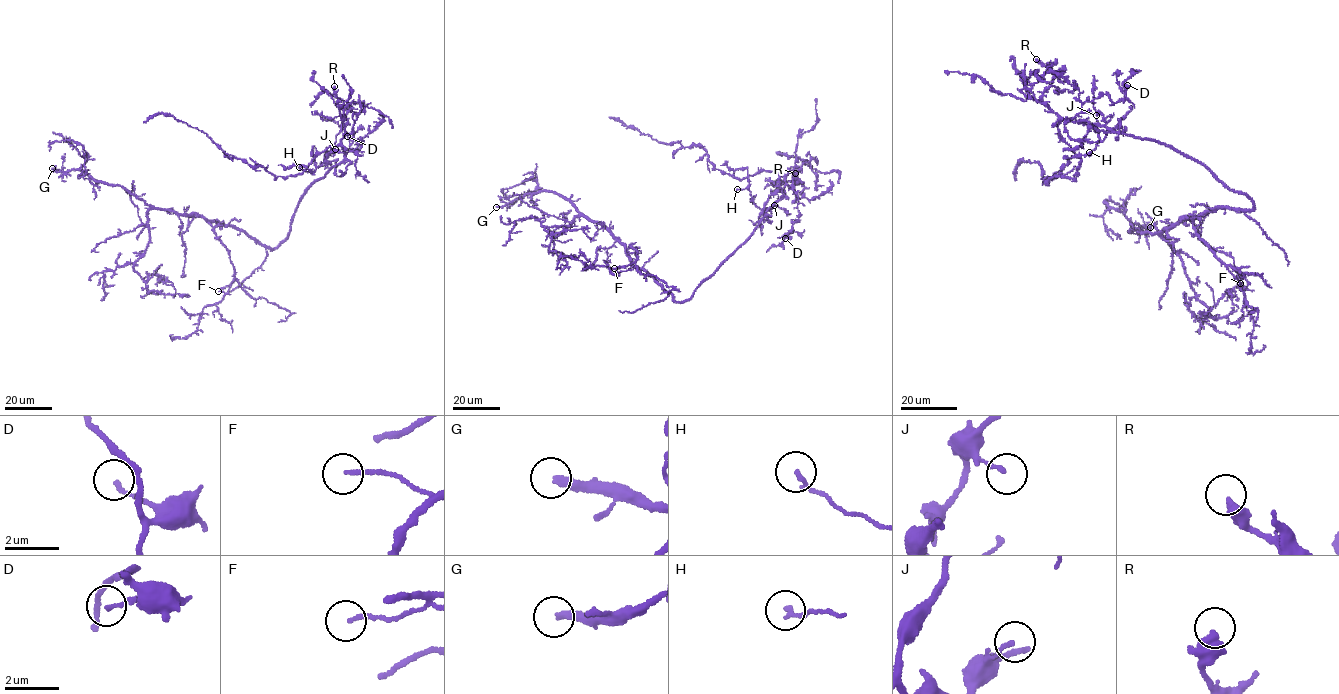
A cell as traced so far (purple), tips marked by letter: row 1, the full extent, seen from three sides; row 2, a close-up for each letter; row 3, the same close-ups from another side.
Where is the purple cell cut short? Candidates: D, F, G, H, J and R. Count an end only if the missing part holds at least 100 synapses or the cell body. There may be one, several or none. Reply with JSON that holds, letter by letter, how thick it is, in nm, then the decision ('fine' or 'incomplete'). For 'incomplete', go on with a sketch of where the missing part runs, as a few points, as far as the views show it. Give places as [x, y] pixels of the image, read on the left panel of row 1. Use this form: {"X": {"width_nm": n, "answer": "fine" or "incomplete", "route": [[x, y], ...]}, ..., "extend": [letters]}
{"D": {"width_nm": 130, "answer": "fine"}, "F": {"width_nm": 130, "answer": "fine"}, "G": {"width_nm": 280, "answer": "incomplete", "route": [[52, 168], [47, 169], [36, 160], [37, 141], [68, 129], [74, 121], [93, 122], [106, 132], [115, 132]]}, "H": {"width_nm": 150, "answer": "fine"}, "J": {"width_nm": 140, "answer": "fine"}, "R": {"width_nm": 360, "answer": "fine"}, "extend": ["G"]}

